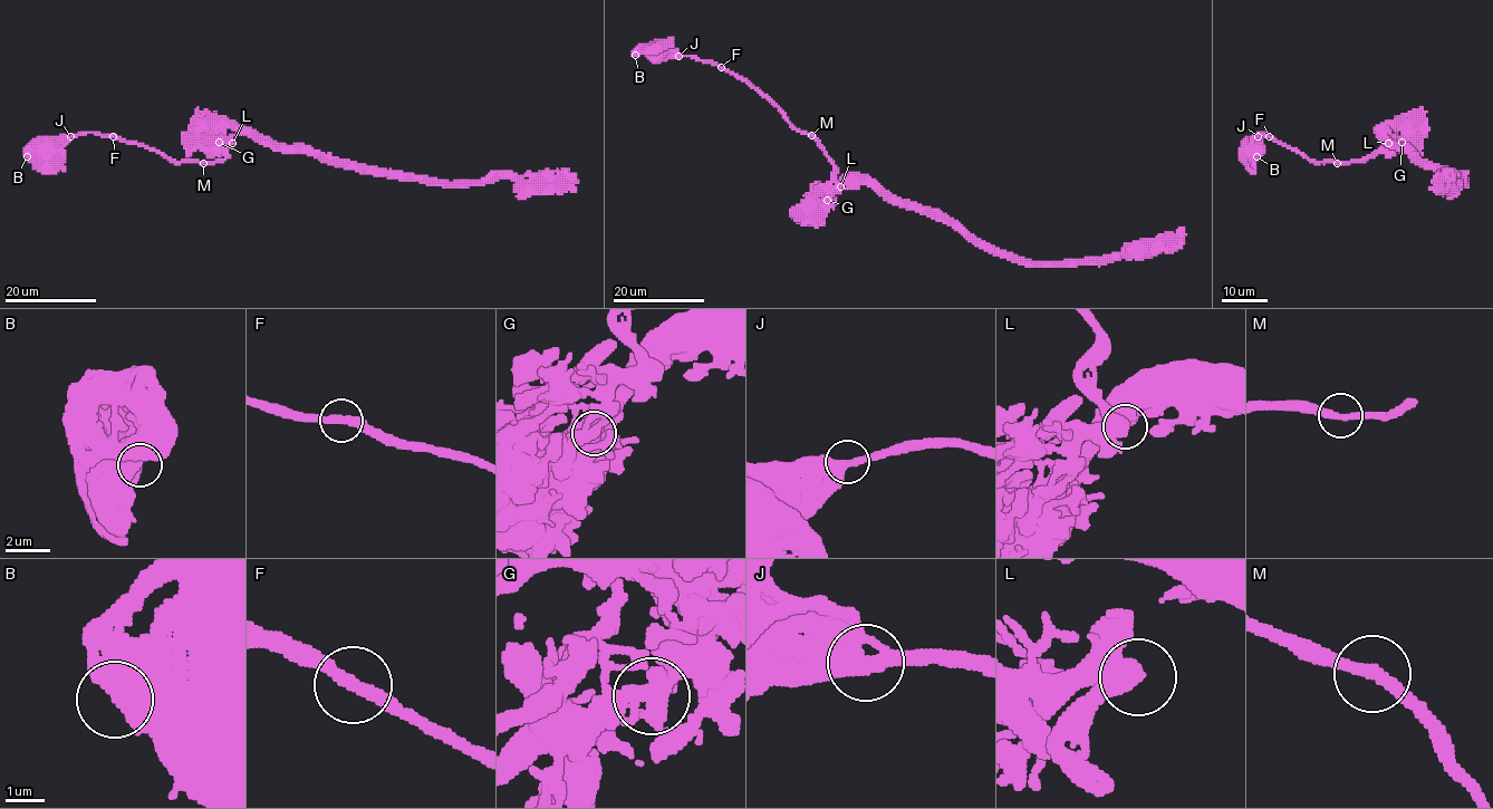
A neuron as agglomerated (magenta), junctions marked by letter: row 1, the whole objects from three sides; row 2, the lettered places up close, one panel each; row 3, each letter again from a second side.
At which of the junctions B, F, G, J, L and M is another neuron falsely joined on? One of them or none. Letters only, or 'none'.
G

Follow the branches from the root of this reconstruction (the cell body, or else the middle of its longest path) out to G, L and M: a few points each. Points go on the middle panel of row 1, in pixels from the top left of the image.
G: (656, 50), (715, 61), (762, 92), (792, 126), (818, 142), (835, 167), (827, 200)
L: (656, 50), (715, 61), (745, 79), (792, 126), (818, 142), (835, 167), (835, 180), (840, 186)
M: (656, 50), (718, 63), (750, 83), (792, 126), (811, 135)

